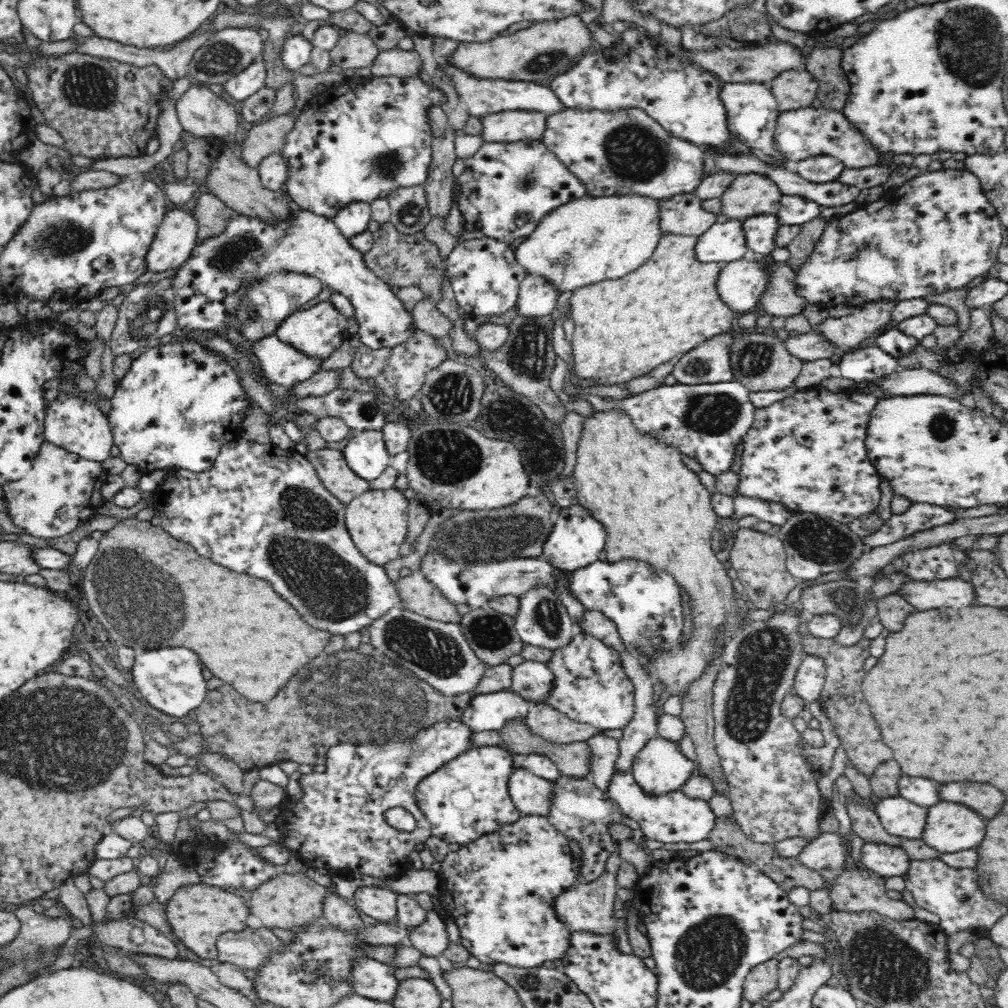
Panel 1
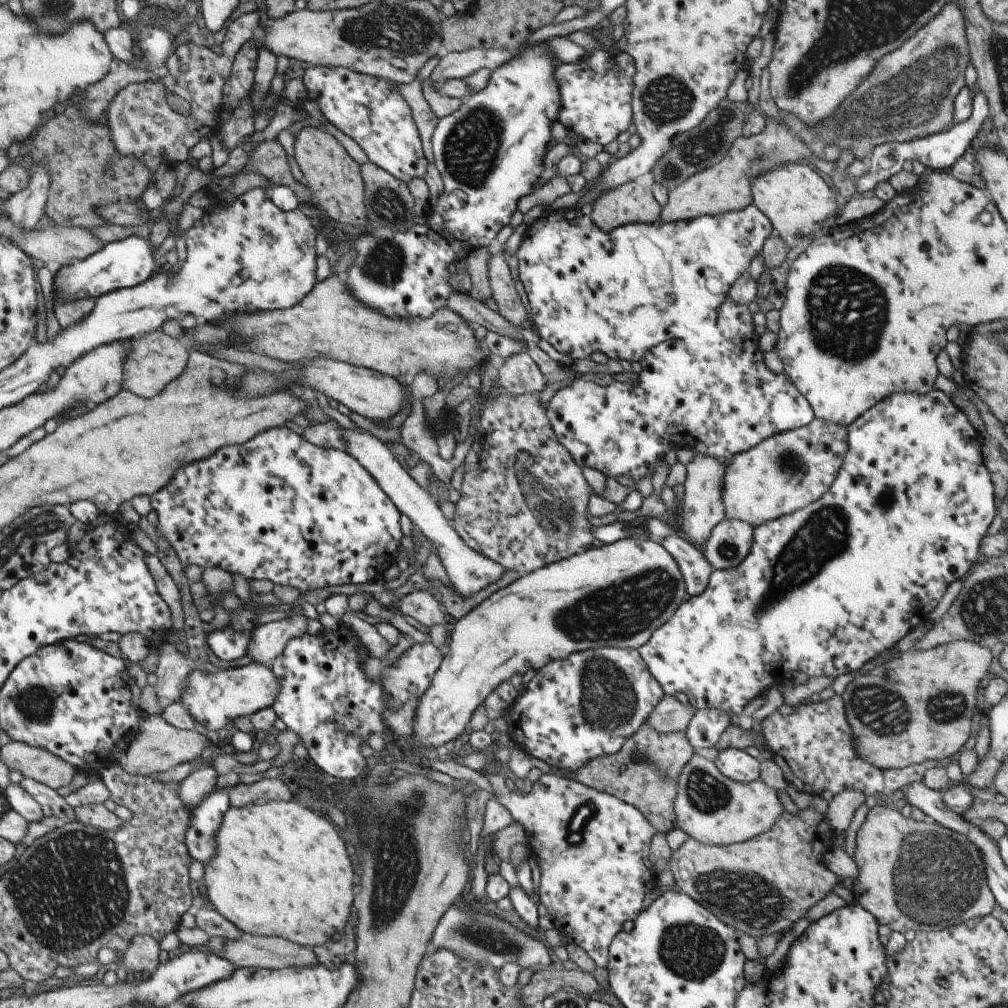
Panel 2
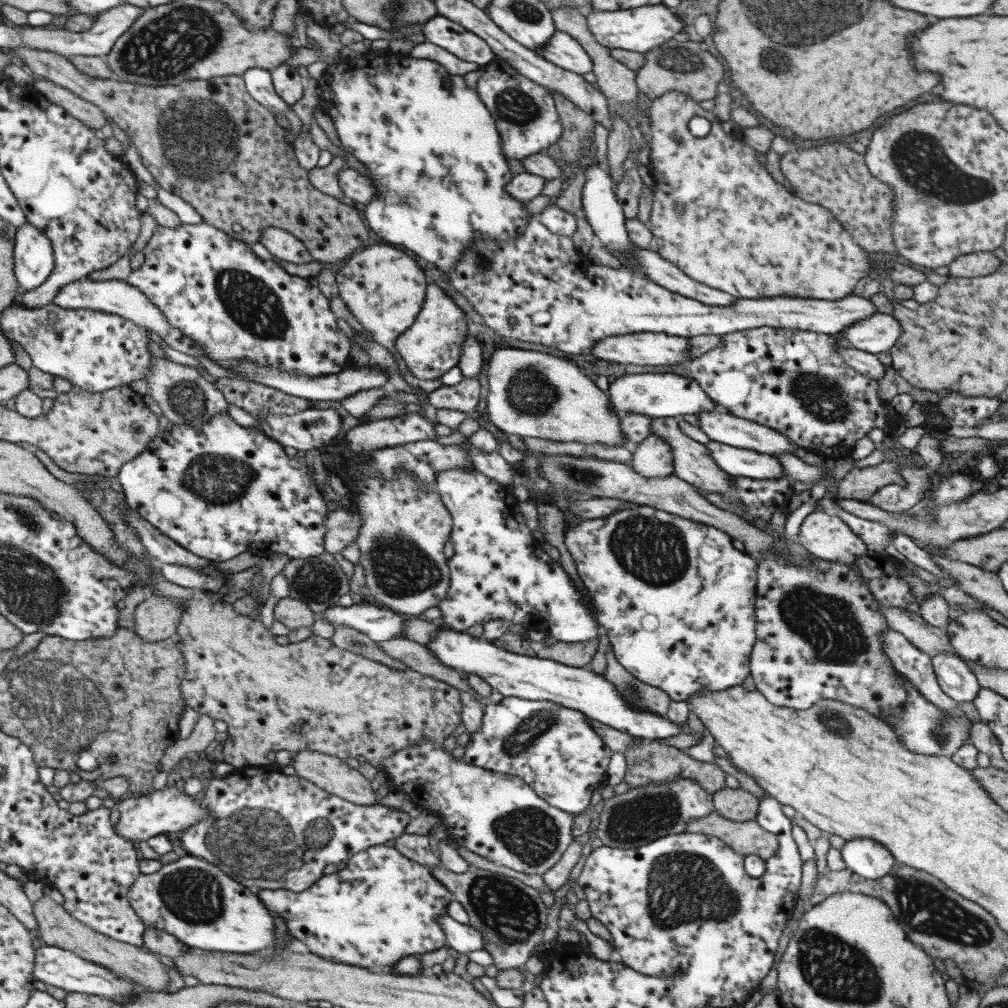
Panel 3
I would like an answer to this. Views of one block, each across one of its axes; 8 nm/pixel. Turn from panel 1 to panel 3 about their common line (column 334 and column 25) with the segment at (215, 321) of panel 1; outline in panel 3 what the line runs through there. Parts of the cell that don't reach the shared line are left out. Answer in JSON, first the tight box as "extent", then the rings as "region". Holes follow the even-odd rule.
{"extent":[13,221,55,291],"region":[[[28,221],[16,231],[13,259],[16,280],[27,291],[44,284],[55,267],[50,239]]]}

